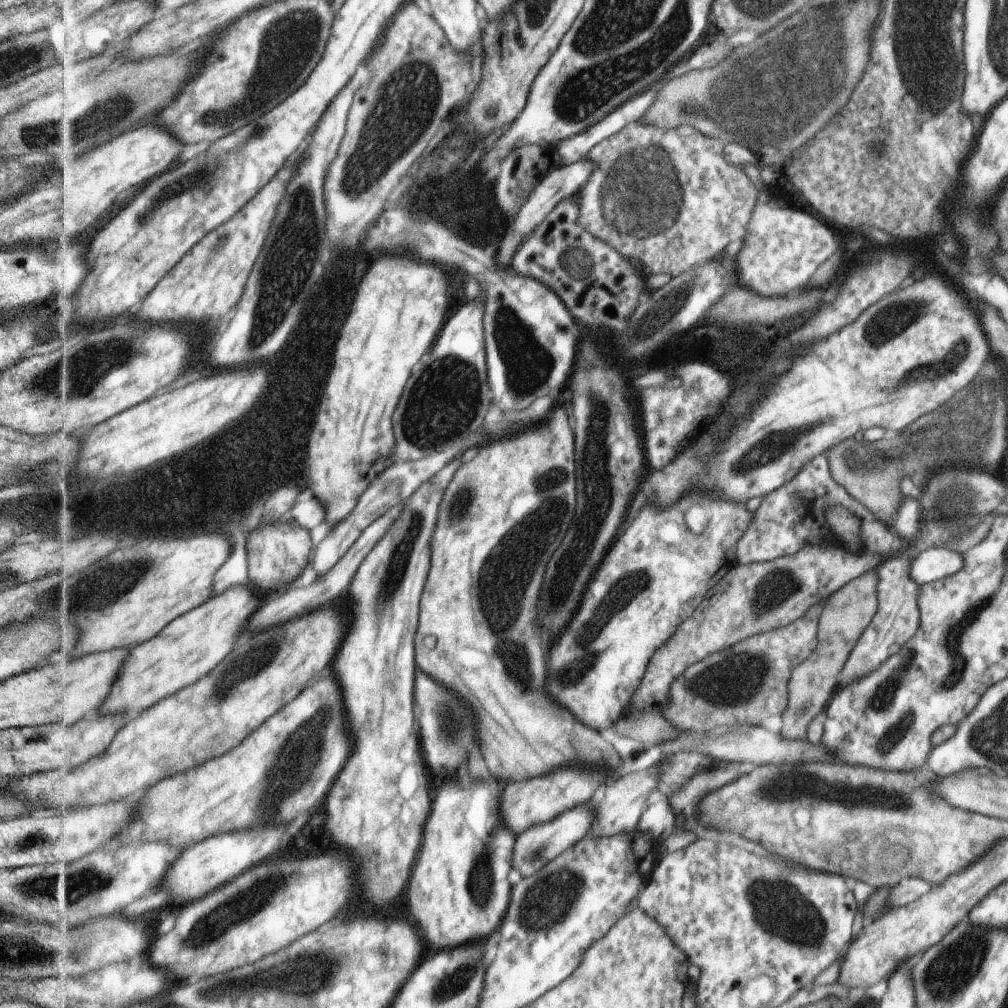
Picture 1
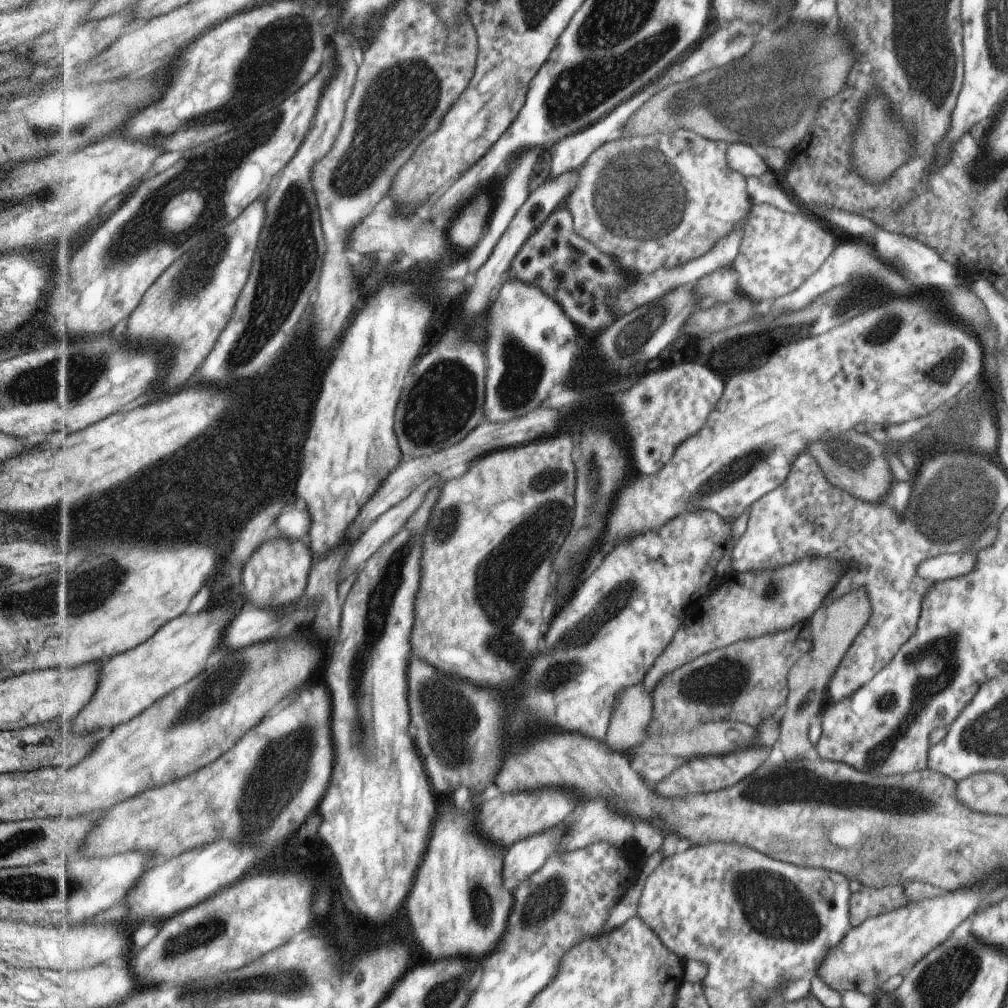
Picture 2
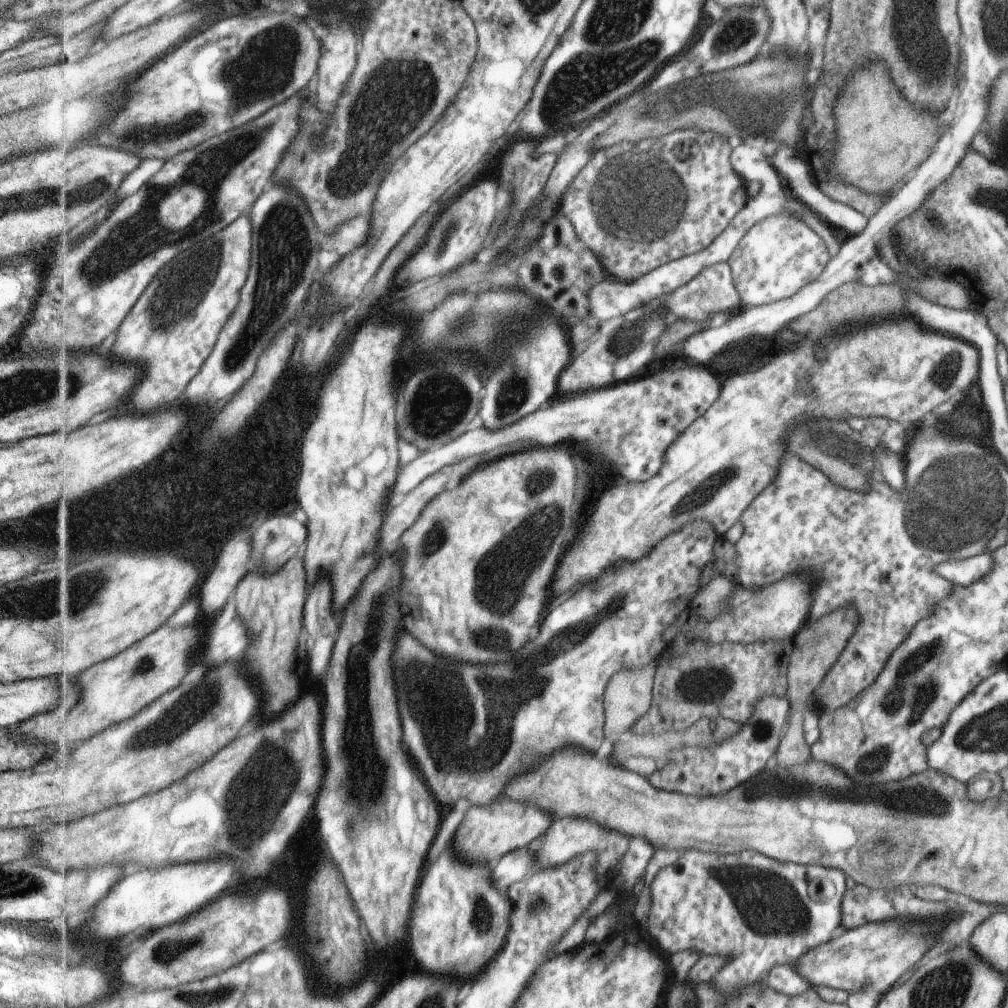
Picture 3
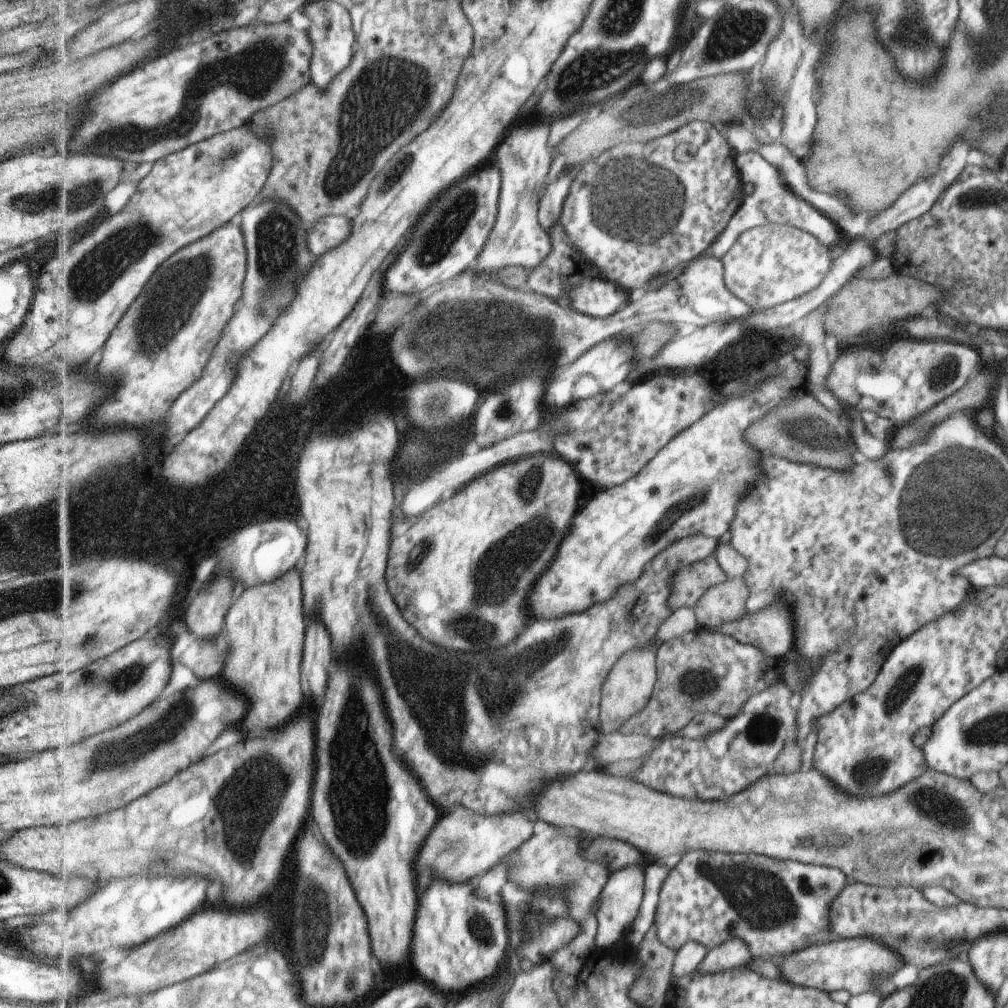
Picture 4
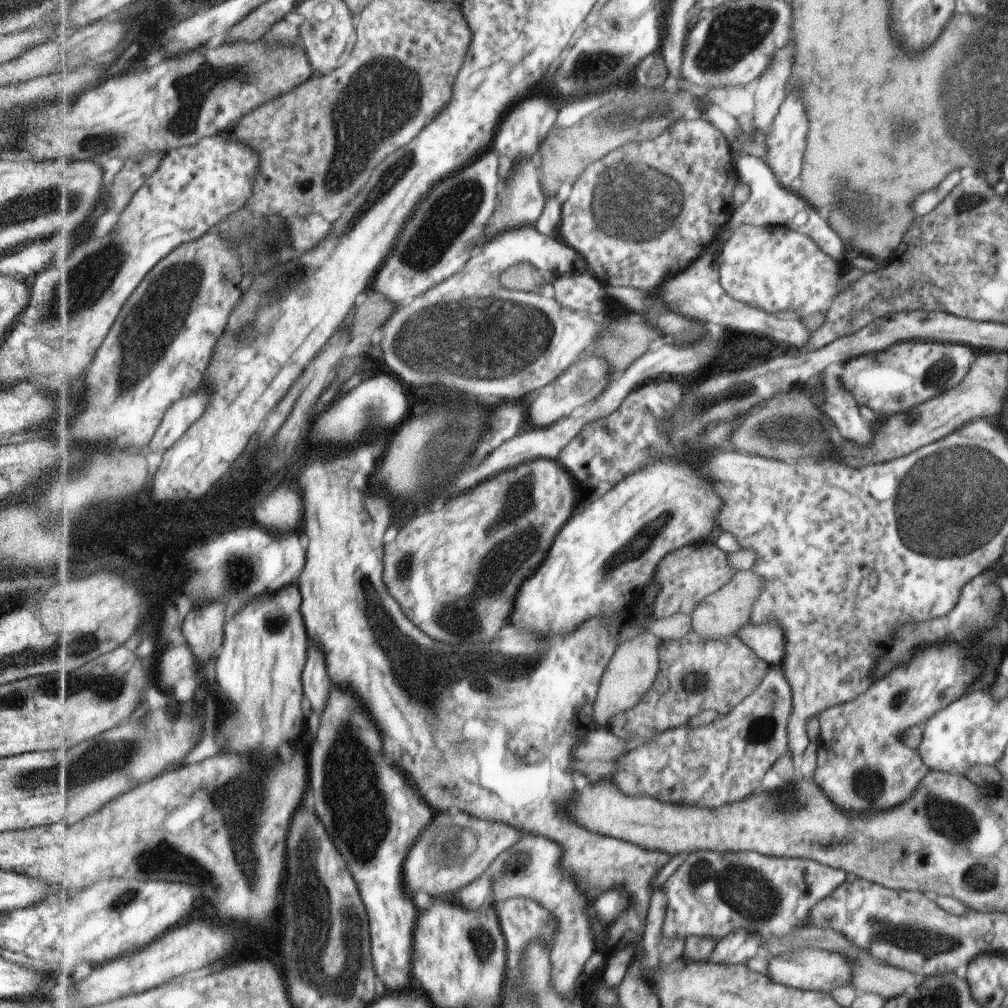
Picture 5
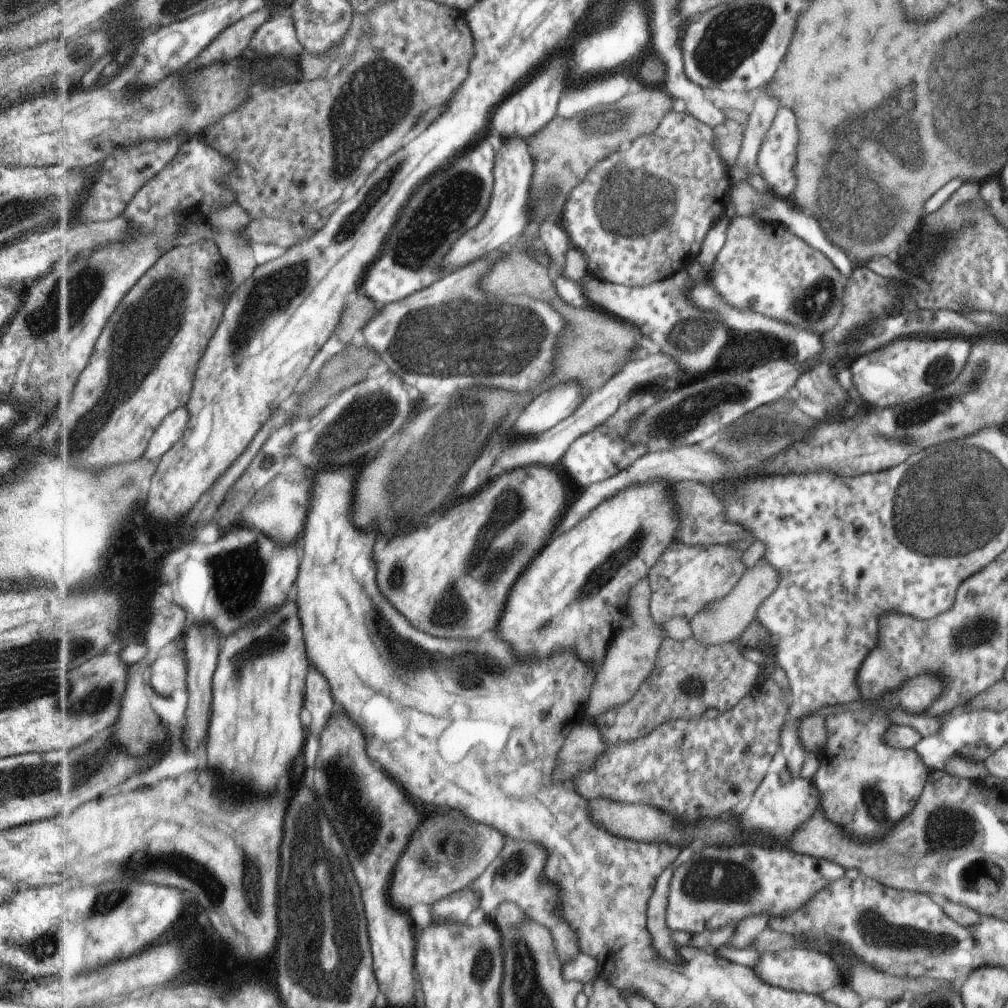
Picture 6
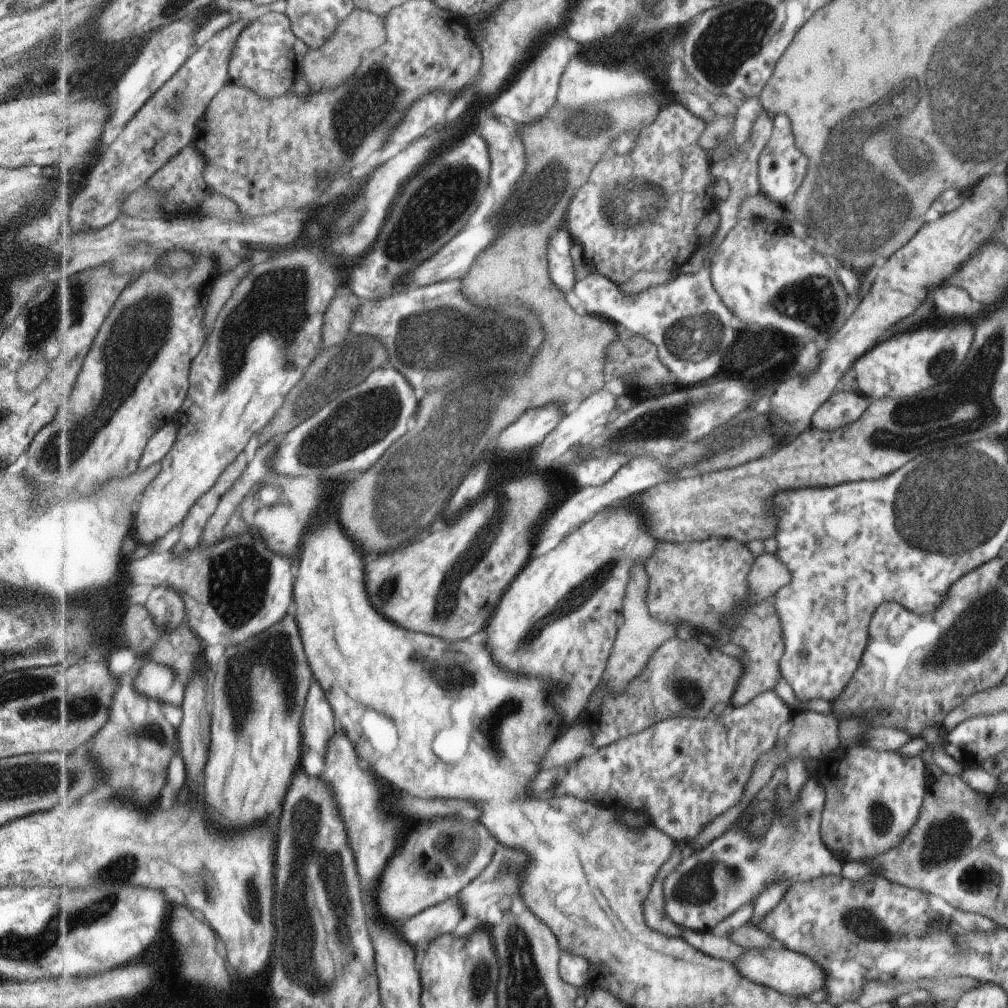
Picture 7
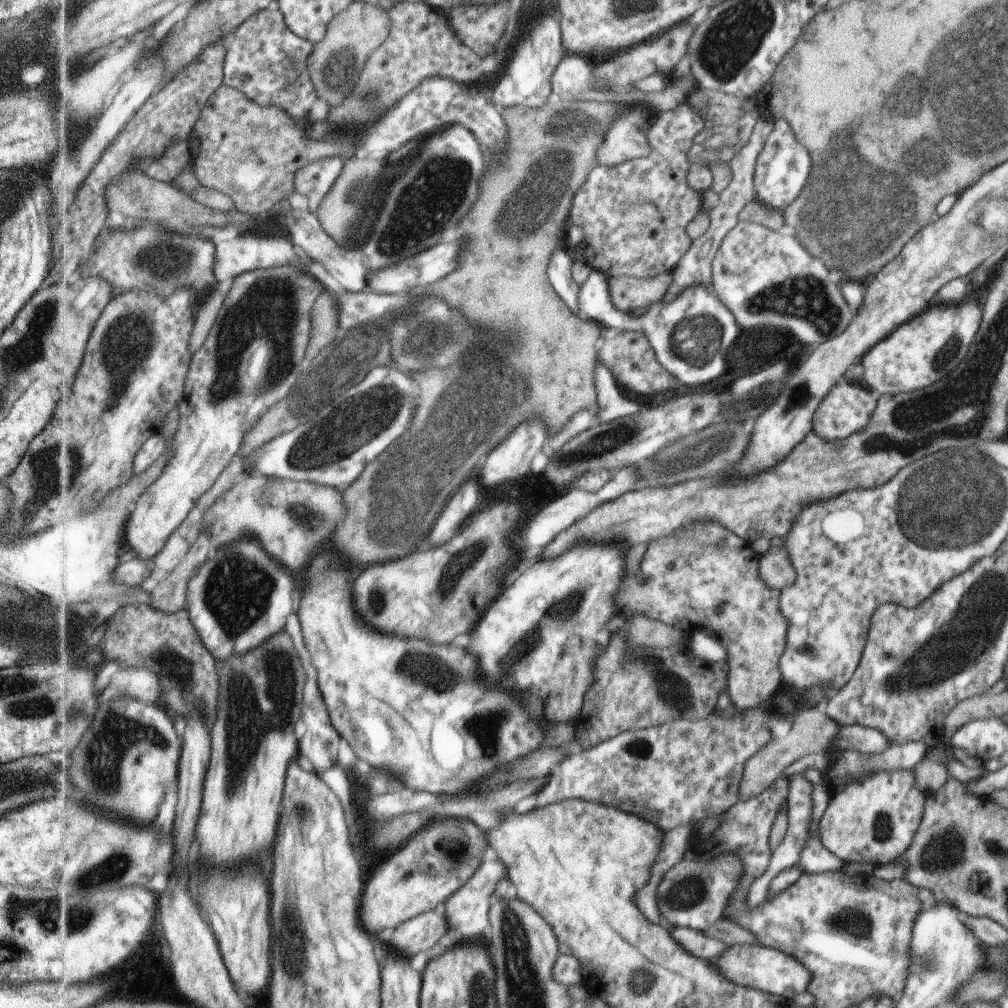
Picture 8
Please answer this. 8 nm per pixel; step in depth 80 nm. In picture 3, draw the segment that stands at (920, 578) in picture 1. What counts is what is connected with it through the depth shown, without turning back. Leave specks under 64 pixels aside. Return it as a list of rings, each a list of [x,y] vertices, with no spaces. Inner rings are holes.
[[[989,552],[966,559],[952,559],[939,563],[934,568],[940,577],[946,578],[955,585],[968,587],[971,583],[983,578],[993,568],[992,556]]]

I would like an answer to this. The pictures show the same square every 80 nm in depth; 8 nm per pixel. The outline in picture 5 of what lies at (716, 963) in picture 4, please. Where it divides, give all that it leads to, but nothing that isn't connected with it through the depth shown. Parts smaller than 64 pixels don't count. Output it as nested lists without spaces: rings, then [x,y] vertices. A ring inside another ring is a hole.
[[[747,929],[731,931],[718,942],[711,961],[719,964],[744,964],[760,946],[759,935]]]

